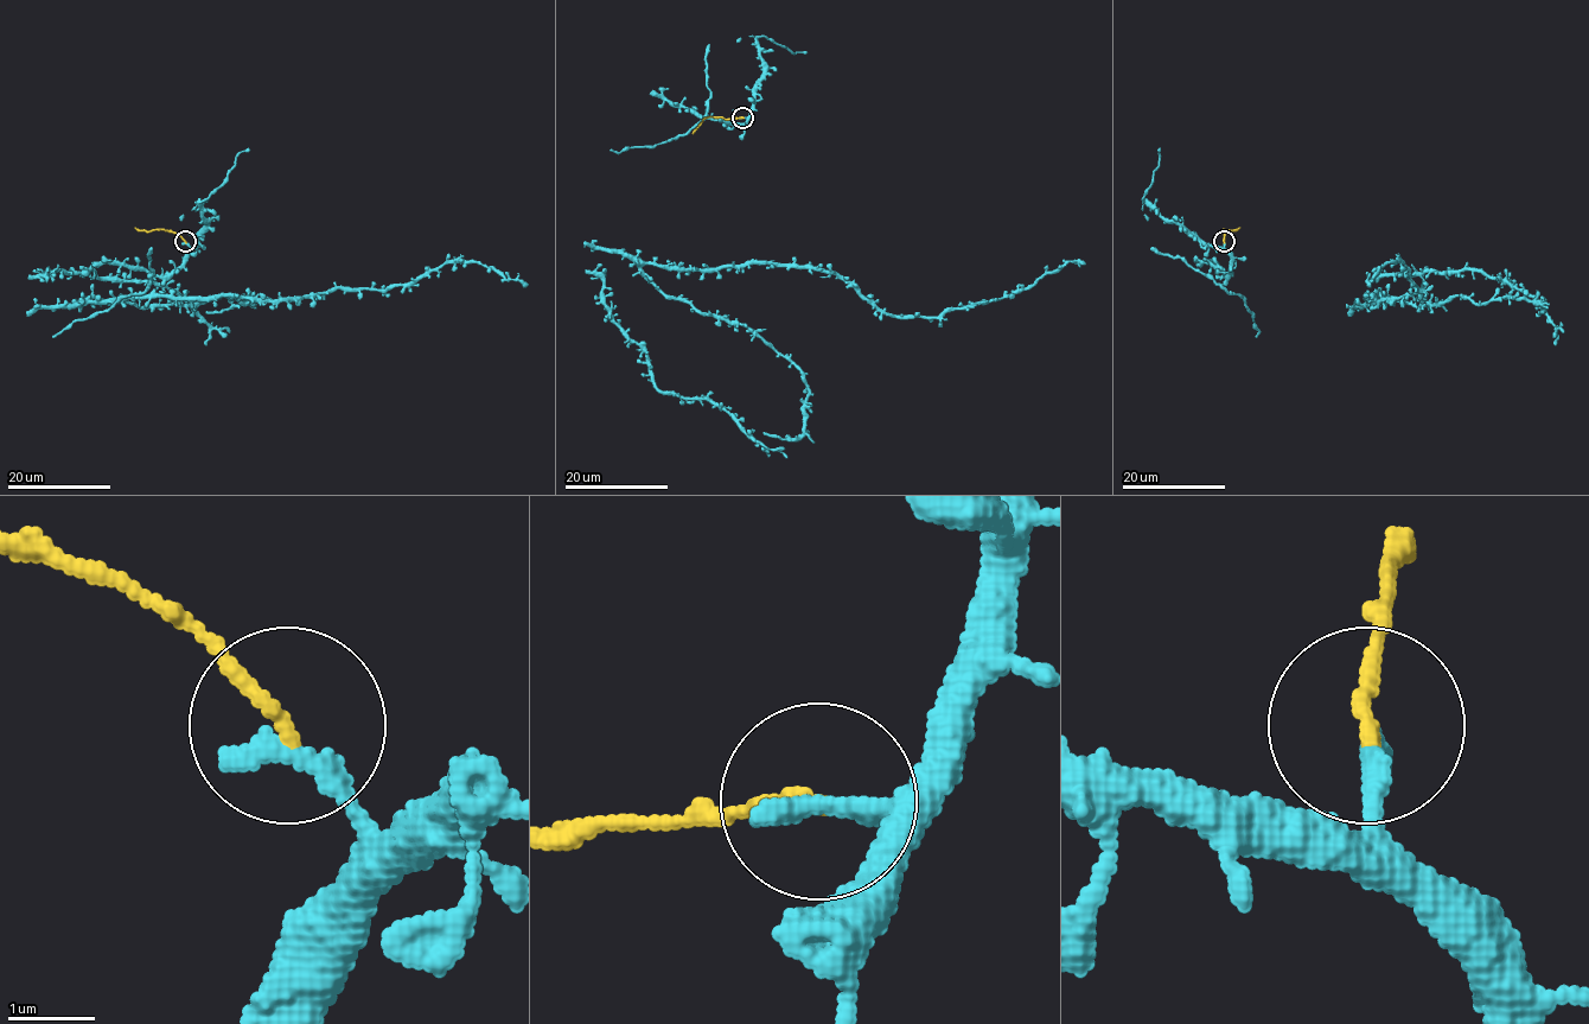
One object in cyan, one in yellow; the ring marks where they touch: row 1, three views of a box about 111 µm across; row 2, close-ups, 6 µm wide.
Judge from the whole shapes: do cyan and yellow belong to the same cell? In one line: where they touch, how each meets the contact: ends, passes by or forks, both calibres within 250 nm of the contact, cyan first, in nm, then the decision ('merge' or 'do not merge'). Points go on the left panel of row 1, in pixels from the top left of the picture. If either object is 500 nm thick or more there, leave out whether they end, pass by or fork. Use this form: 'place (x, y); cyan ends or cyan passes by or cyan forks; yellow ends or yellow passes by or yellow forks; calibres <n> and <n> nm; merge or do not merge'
place (185, 241); cyan ends; yellow ends; calibres 320 and 180 nm; do not merge

